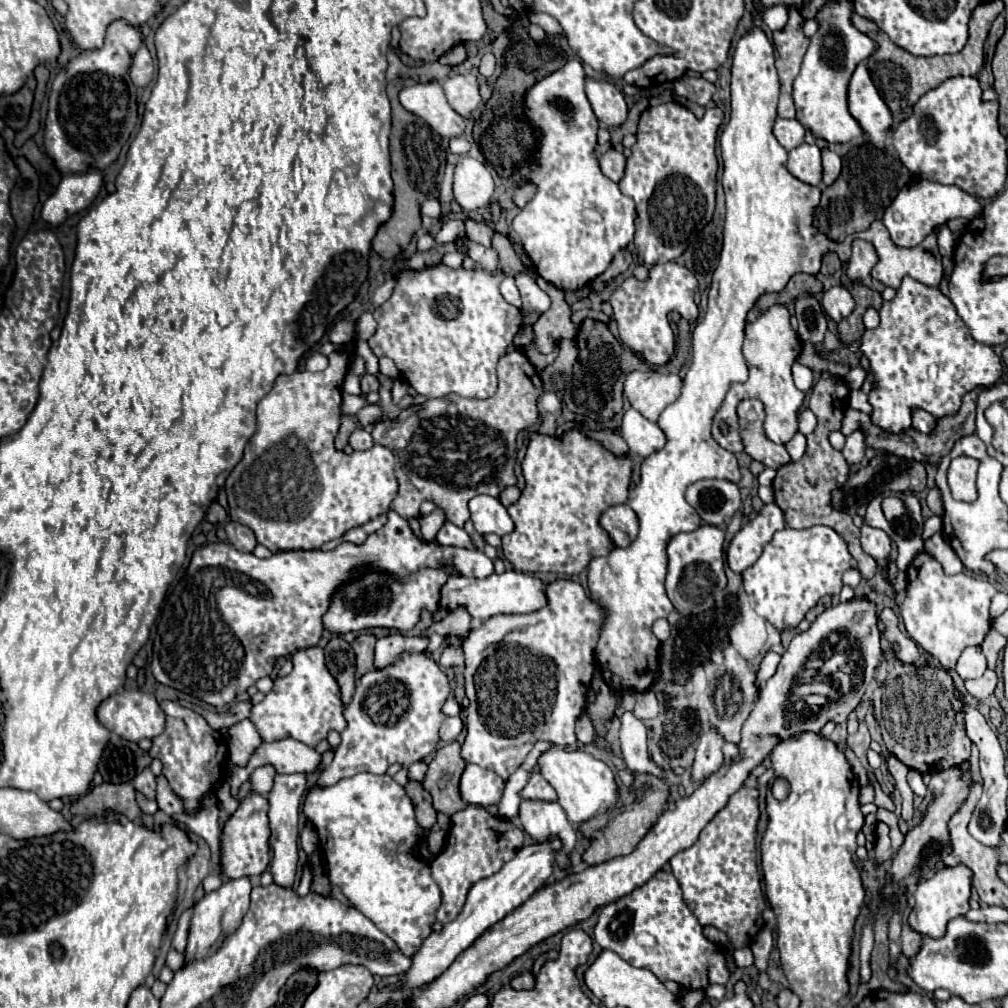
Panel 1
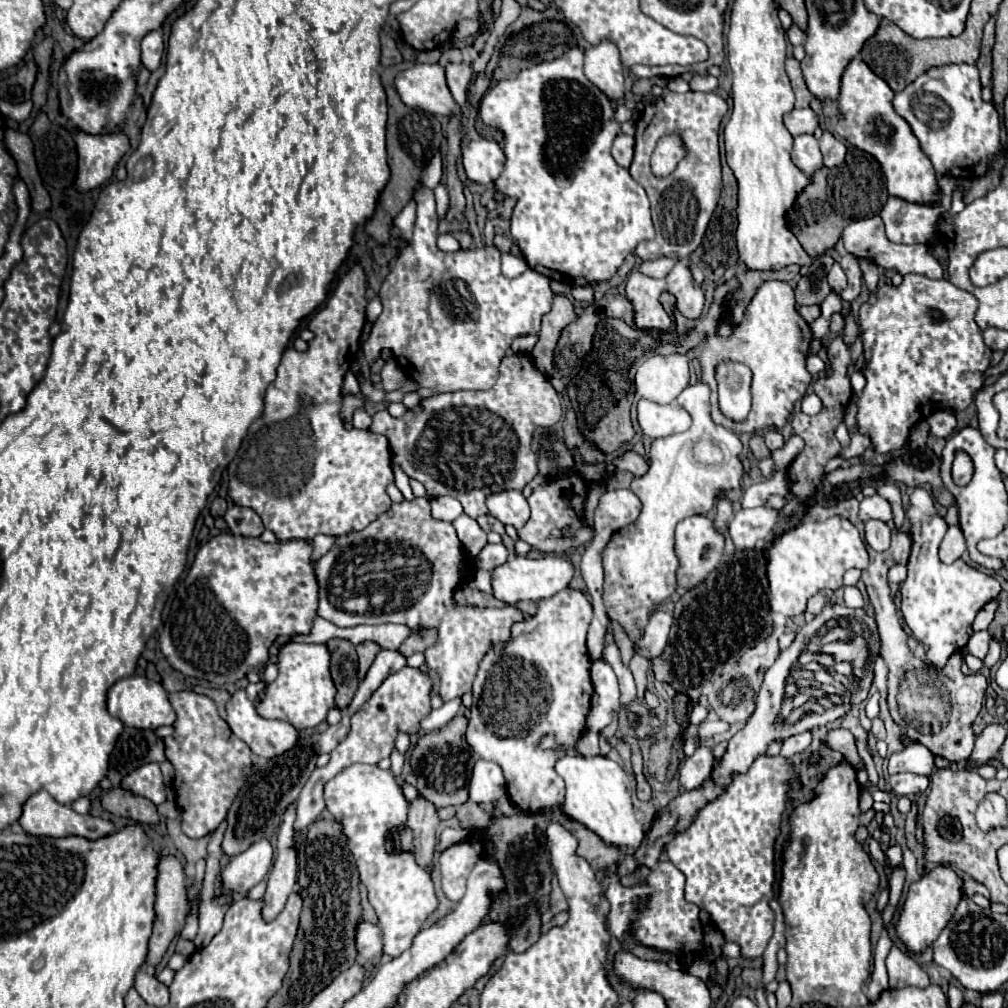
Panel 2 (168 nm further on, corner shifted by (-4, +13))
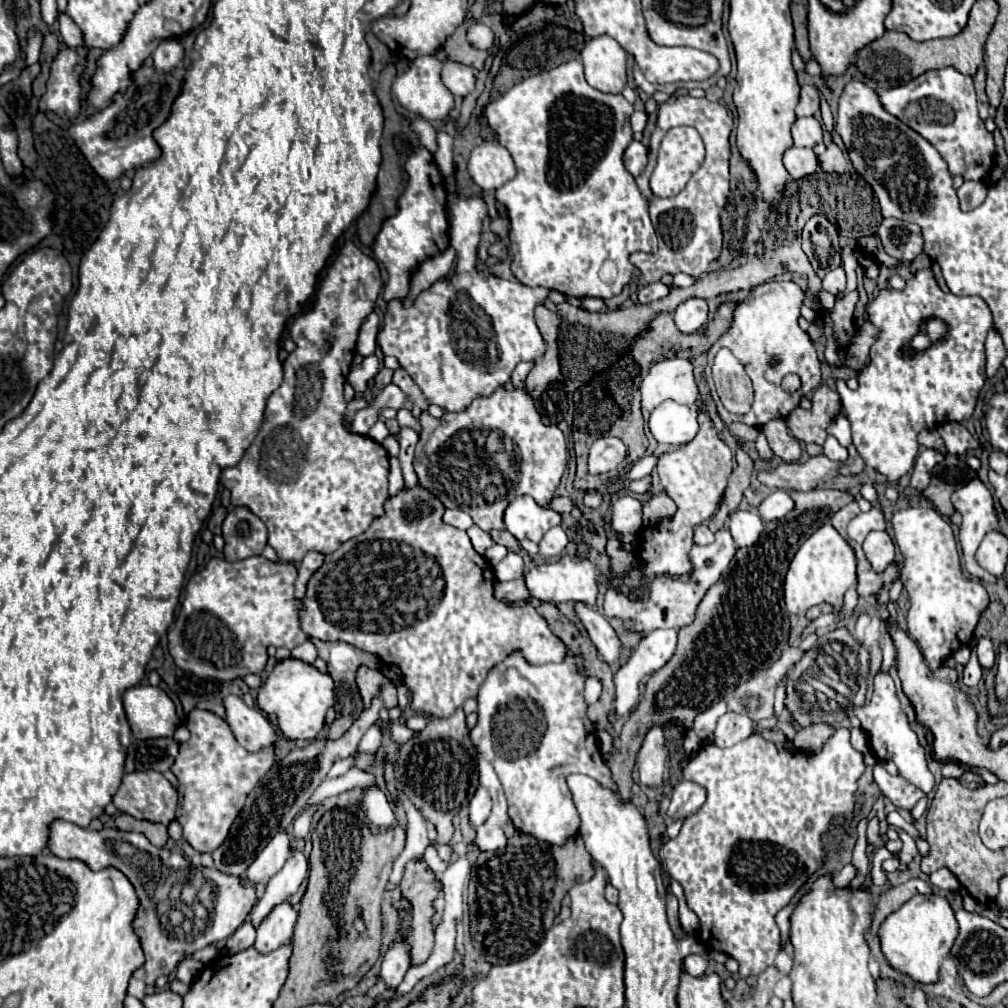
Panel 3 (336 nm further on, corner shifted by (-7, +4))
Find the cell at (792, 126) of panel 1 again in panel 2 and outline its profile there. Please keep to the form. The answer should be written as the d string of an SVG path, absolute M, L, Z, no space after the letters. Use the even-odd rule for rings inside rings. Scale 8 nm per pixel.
M805 107L805 109L793 109L789 113L785 113L783 117L785 121L785 127L787 131L797 137L797 135L803 135L803 133L813 133L819 119L815 115L815 111L811 107Z

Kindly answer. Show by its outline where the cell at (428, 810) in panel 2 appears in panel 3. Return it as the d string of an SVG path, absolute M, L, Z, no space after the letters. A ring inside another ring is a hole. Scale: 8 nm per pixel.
M414 858L414 860L410 860L406 864L406 872L404 872L404 878L402 878L402 884L400 884L400 892L402 892L402 898L406 898L412 904L412 908L410 908L410 912L406 912L406 910L400 910L398 912L398 926L400 928L410 928L410 932L404 934L404 940L410 946L410 964L412 966L420 966L432 954L434 932L432 932L430 918L434 914L432 900L438 894L436 882L434 882L434 872L428 868L428 864L422 858Z

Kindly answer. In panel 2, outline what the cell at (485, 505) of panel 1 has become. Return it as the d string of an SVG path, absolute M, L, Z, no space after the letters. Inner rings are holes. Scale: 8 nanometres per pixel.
M501 491L487 497L489 515L499 519L503 525L521 529L529 519L529 505L521 491Z

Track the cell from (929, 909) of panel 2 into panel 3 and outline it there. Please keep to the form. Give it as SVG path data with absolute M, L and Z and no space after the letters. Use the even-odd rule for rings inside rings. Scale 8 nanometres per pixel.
M936 894L914 896L900 910L890 914L878 930L880 948L888 964L896 972L910 976L920 986L938 982L940 964L950 954L956 936L958 936L958 922L954 918L954 910L950 908L946 898Z

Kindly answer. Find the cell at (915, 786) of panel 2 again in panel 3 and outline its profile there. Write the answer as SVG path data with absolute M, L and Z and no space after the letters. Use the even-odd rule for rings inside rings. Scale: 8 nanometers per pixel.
M874 764L874 782L882 790L886 798L892 800L892 804L900 810L912 810L914 804L924 796L920 788L914 788L908 780L902 780L902 776L890 776L882 764Z

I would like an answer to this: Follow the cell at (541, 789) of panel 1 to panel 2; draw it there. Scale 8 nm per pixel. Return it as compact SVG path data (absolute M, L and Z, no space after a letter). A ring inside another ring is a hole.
M571 587L559 591L549 599L537 601L537 613L525 621L515 623L511 627L511 639L507 643L491 645L479 663L479 671L473 681L473 705L467 727L467 743L479 757L501 765L511 801L527 813L537 813L539 809L563 803L565 785L563 779L555 773L553 765L565 755L580 755L575 744L585 731L585 715L589 713L593 695L593 685L589 679L591 659L585 647L585 635L591 617L593 607L589 599L583 591ZM551 731L555 733L555 747L540 749L539 737ZM561 745L566 745L567 749L558 749Z

